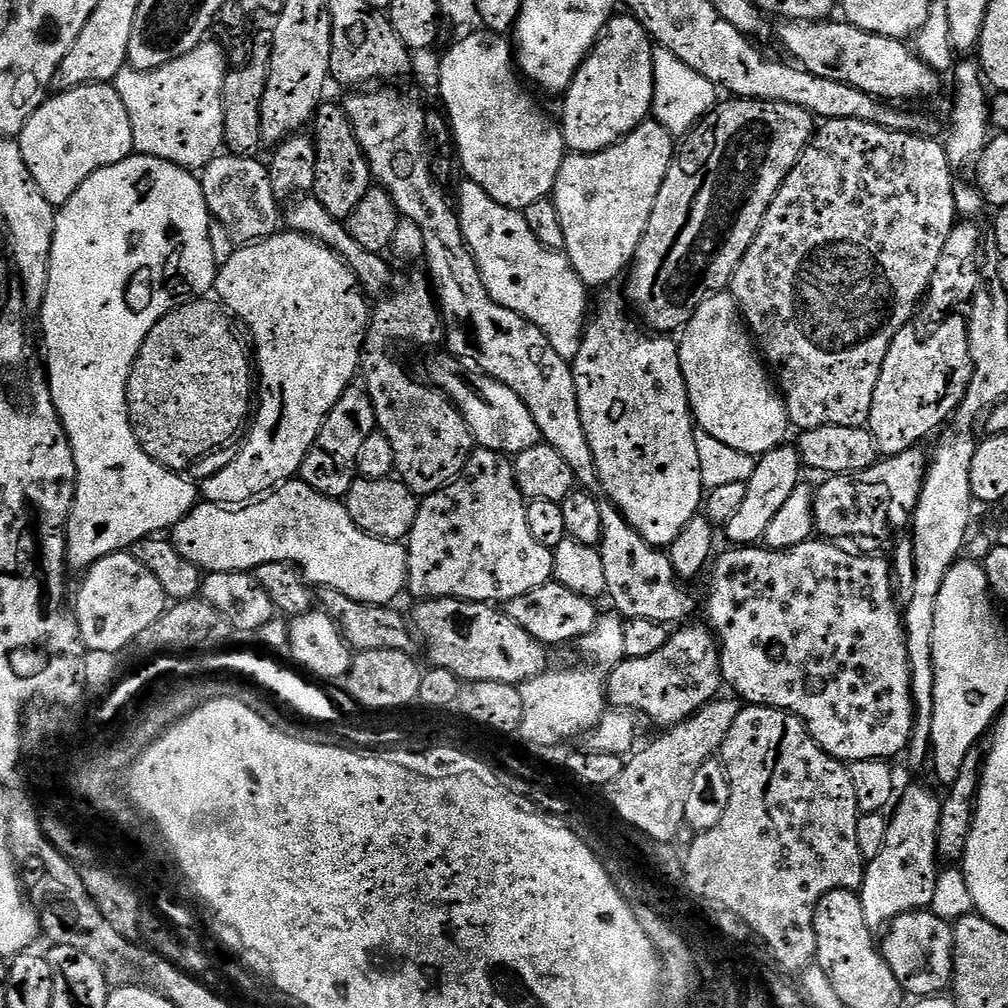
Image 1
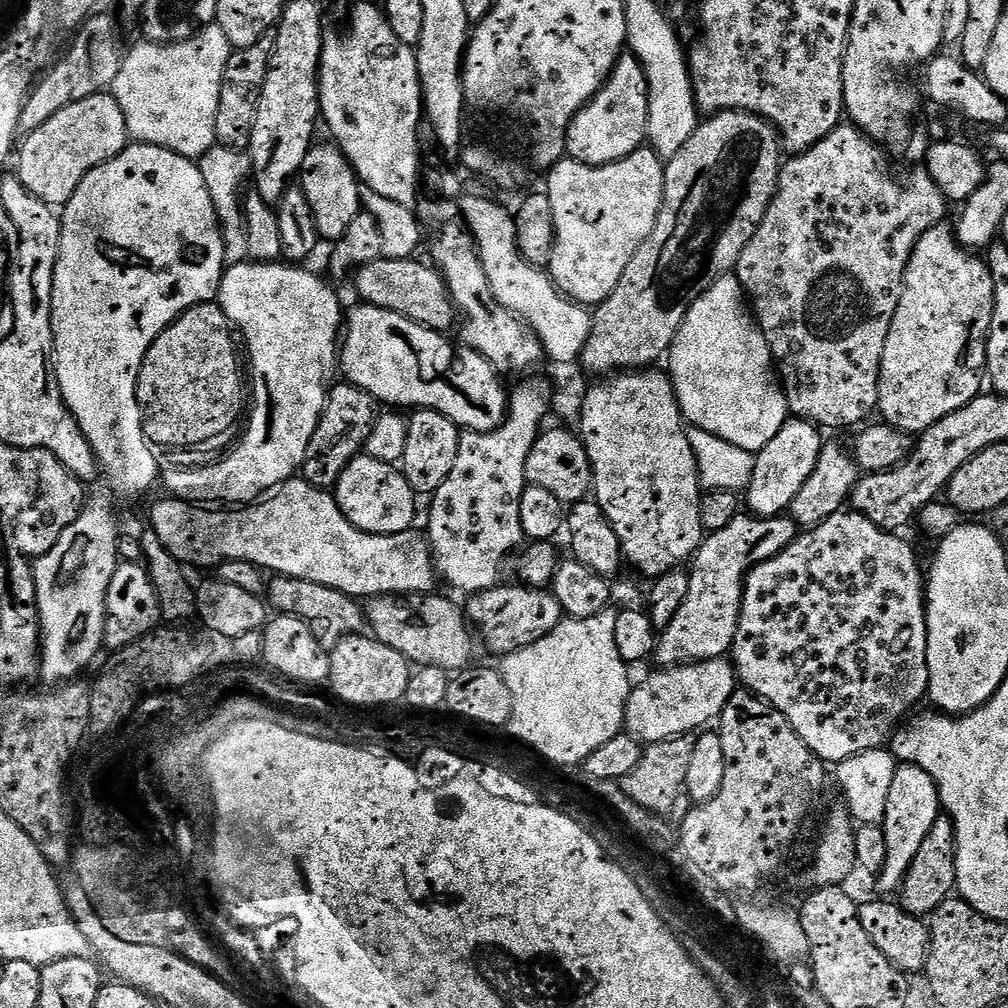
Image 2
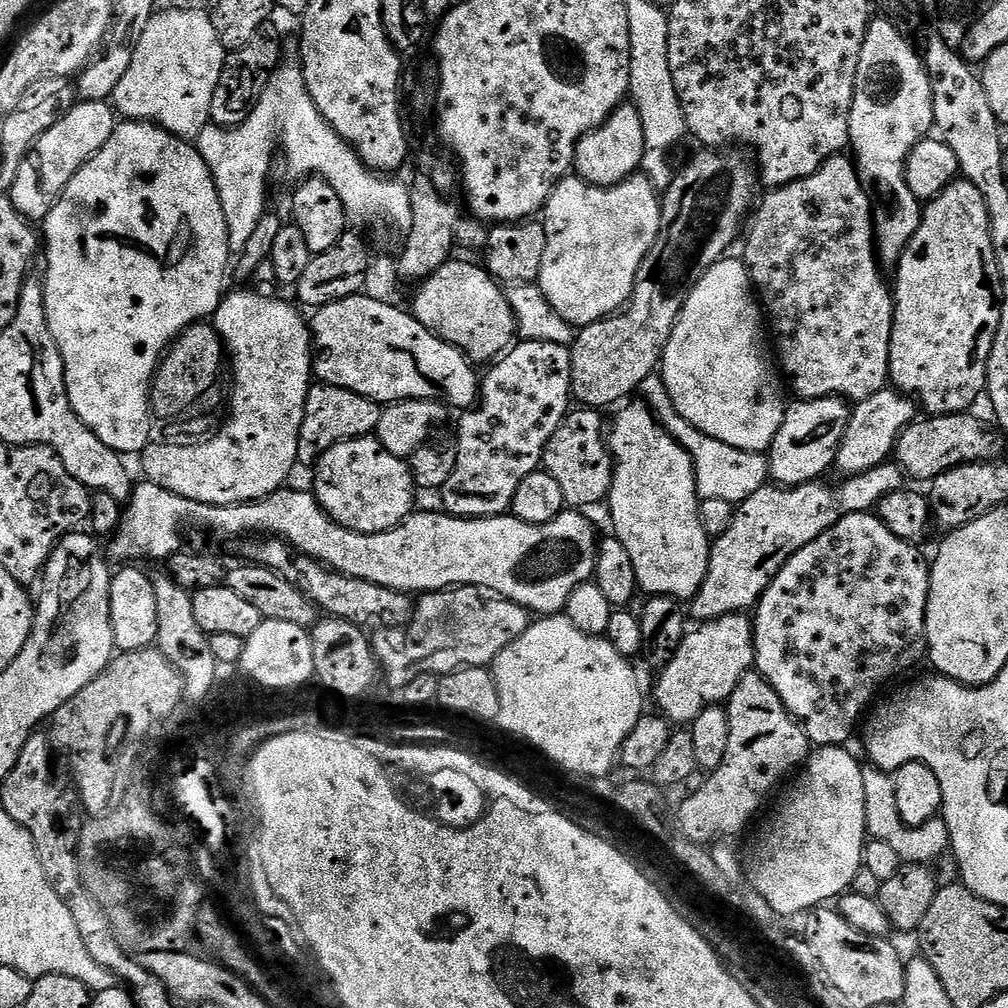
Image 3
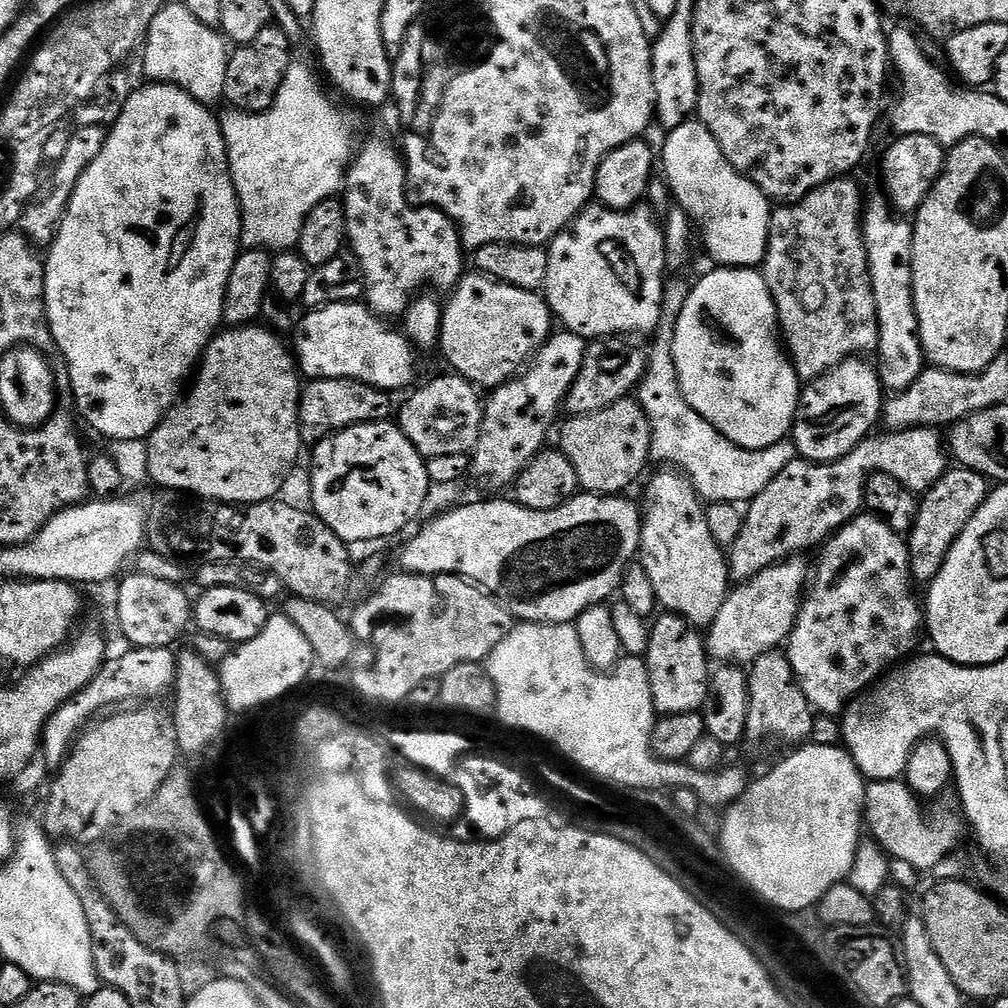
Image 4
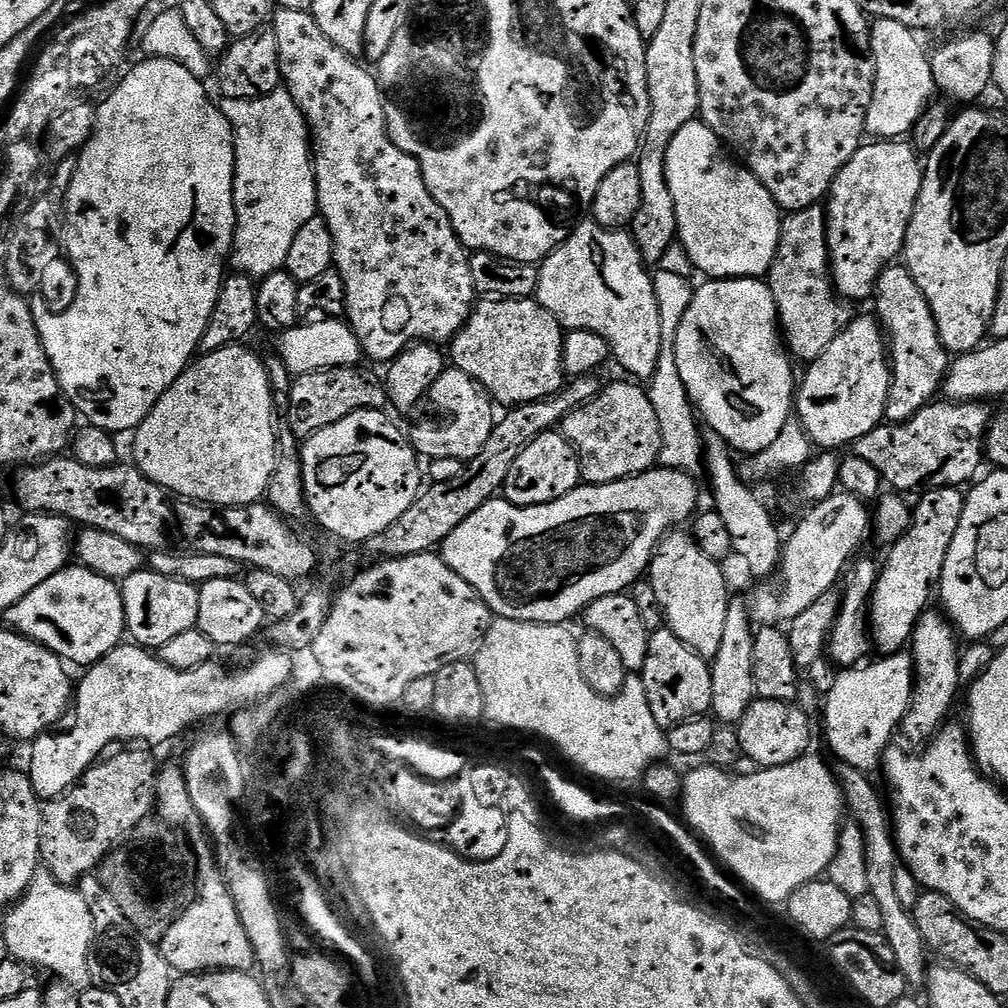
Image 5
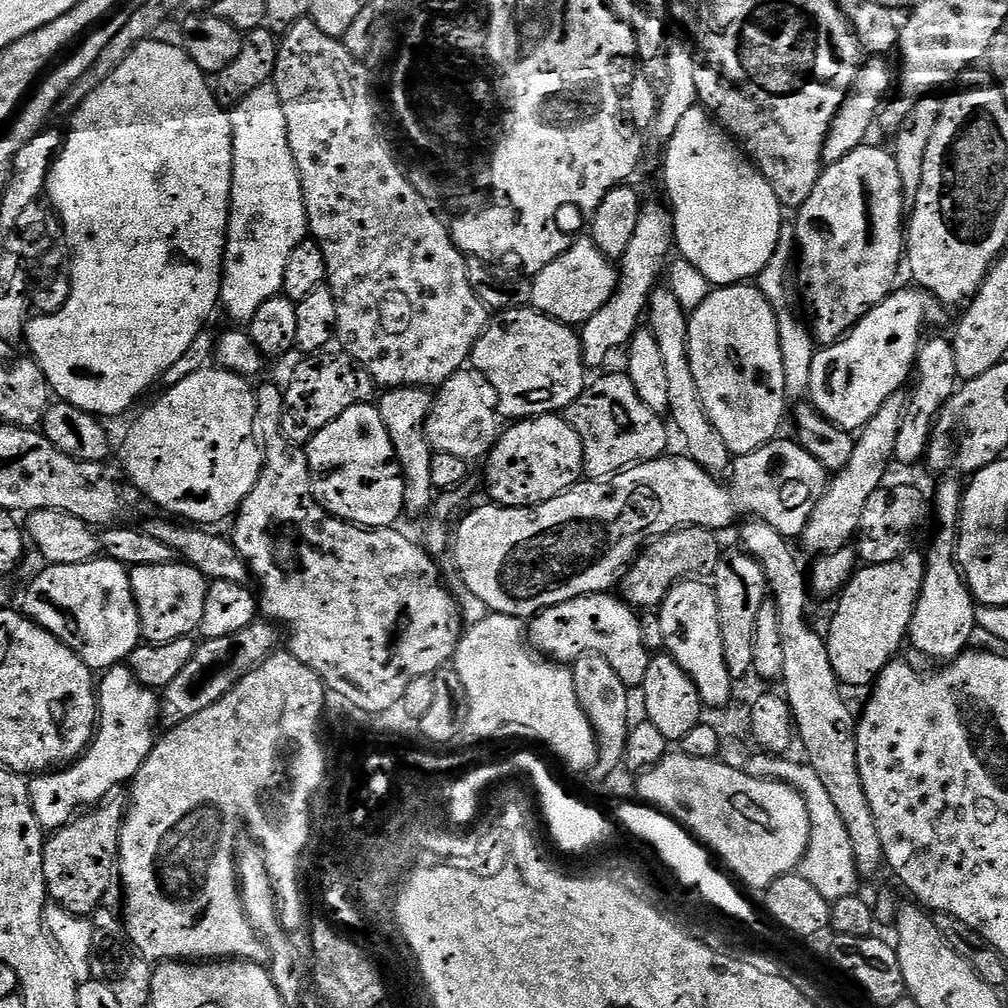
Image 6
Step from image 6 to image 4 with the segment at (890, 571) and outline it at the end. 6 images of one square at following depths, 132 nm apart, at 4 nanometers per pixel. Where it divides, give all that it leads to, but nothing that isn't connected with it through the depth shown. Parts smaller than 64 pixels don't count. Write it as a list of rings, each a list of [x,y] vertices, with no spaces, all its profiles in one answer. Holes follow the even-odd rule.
[[[952,466],[942,478],[933,482],[929,492],[925,492],[919,497],[920,509],[911,533],[907,537],[913,581],[930,582],[935,578],[936,573],[940,571],[941,564],[948,557],[952,544],[958,538],[958,534],[962,534],[966,522],[970,522],[970,518],[978,510],[978,506],[982,506],[989,491],[988,477],[969,468]]]

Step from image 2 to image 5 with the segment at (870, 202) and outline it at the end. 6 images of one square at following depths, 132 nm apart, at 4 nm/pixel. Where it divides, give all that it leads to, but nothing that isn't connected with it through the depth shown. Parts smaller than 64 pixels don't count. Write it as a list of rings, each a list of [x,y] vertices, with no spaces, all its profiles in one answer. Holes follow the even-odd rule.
[[[820,204],[810,206],[806,210],[787,213],[781,219],[778,250],[774,254],[774,262],[768,271],[766,283],[774,294],[782,339],[787,351],[797,361],[800,359],[804,360],[803,362],[811,362],[818,359],[826,350],[826,346],[830,346],[830,342],[834,342],[834,338],[838,338],[838,334],[854,319],[853,305],[838,295],[832,283],[828,262],[828,213]]]

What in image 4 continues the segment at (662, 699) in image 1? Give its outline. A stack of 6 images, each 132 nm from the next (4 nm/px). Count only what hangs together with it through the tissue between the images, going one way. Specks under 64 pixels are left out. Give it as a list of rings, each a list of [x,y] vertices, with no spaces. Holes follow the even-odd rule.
[[[904,428],[901,432],[888,432],[884,436],[869,435],[868,439],[854,446],[850,454],[828,464],[816,464],[812,460],[799,458],[792,460],[790,466],[786,466],[786,470],[782,470],[782,474],[778,474],[778,478],[774,478],[774,482],[770,482],[770,486],[766,486],[766,490],[762,490],[762,494],[758,494],[747,505],[740,533],[726,552],[729,577],[736,582],[749,580],[782,560],[804,554],[807,548],[815,549],[823,545],[843,524],[849,524],[854,517],[861,515],[864,508],[864,484],[876,472],[898,478],[902,486],[917,494],[929,492],[933,482],[942,478],[950,467],[950,456],[942,436],[940,440],[940,434],[935,428]]]

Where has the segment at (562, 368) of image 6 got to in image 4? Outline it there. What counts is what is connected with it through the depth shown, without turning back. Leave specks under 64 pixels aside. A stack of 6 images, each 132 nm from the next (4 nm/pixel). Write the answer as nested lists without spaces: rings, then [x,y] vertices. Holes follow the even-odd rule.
[[[465,274],[461,276],[456,287],[451,289],[449,296],[452,297],[443,305],[444,317],[440,326],[438,352],[444,355],[445,362],[452,367],[449,369],[455,375],[469,380],[477,389],[499,388],[507,380],[512,379],[518,370],[523,369],[531,361],[536,355],[536,349],[541,348],[554,331],[552,311],[548,309],[548,302],[540,292],[501,284],[488,276]]]

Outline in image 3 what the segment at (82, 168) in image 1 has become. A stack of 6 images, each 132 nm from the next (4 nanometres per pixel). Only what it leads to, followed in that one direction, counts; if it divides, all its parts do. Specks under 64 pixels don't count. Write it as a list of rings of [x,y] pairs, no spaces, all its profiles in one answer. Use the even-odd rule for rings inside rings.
[[[103,100],[76,102],[68,113],[61,115],[54,126],[50,126],[36,141],[34,150],[24,157],[20,170],[10,189],[14,207],[29,222],[42,222],[56,205],[68,183],[110,142],[116,132],[118,113],[111,103]]]

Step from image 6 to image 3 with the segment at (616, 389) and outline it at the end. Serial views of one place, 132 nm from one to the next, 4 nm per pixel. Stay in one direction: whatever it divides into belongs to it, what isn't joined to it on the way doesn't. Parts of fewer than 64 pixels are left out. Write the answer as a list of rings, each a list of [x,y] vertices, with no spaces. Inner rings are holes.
[[[596,410],[569,411],[568,417],[560,423],[558,430],[554,430],[550,442],[546,442],[544,447],[543,471],[550,473],[558,481],[558,486],[562,486],[565,505],[576,510],[587,509],[587,504],[603,505],[612,488],[612,452],[606,439],[606,420],[600,416],[603,415]]]

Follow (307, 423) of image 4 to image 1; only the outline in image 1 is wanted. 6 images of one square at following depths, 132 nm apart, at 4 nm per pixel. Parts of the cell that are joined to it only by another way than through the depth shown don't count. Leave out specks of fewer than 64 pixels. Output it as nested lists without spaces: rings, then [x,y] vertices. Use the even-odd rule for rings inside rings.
[[[350,386],[344,391],[342,398],[334,402],[330,414],[326,414],[318,430],[318,438],[314,438],[306,458],[302,458],[298,479],[328,500],[343,501],[350,486],[358,479],[358,450],[374,431],[377,431],[377,426],[372,399],[363,387]]]

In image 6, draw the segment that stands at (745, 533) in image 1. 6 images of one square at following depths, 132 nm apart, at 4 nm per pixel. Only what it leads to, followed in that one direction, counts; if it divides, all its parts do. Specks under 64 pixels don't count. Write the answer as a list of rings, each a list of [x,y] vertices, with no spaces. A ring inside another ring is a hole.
[[[911,286],[912,288],[900,288],[888,293],[881,304],[874,306],[858,323],[848,331],[848,334],[837,340],[835,344],[830,344],[821,347],[814,358],[814,366],[810,366],[810,382],[808,383],[807,395],[810,397],[810,402],[813,407],[818,409],[822,415],[830,422],[834,422],[838,427],[845,428],[847,432],[853,434],[859,433],[860,429],[866,426],[866,422],[870,422],[870,418],[874,418],[874,414],[878,414],[878,410],[882,410],[882,406],[886,402],[886,398],[890,398],[895,392],[901,391],[909,383],[910,377],[913,375],[916,366],[916,356],[920,353],[920,346],[925,339],[924,327],[927,324],[940,324],[944,320],[945,305],[941,304],[935,296],[931,296],[919,286]]]

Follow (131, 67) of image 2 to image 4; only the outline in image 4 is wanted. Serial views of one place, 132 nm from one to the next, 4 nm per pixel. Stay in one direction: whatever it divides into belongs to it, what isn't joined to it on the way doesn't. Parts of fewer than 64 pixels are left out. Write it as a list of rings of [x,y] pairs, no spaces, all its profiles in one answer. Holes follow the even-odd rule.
[[[165,3],[154,22],[150,22],[142,41],[142,52],[143,48],[144,72],[149,81],[178,86],[189,92],[199,104],[216,106],[224,100],[229,45],[217,29],[202,26],[202,22],[186,10],[184,3]]]

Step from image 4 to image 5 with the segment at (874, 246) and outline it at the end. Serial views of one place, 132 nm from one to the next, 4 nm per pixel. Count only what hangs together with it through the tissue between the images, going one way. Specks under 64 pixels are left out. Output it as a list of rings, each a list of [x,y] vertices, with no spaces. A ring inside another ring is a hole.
[[[893,263],[878,278],[874,293],[875,304],[875,319],[890,341],[892,381],[884,420],[889,424],[904,424],[914,418],[918,410],[933,403],[941,395],[944,379],[948,376],[950,353],[945,350],[938,334],[930,302],[926,302],[922,290],[918,290],[918,282],[914,282],[903,263]]]

